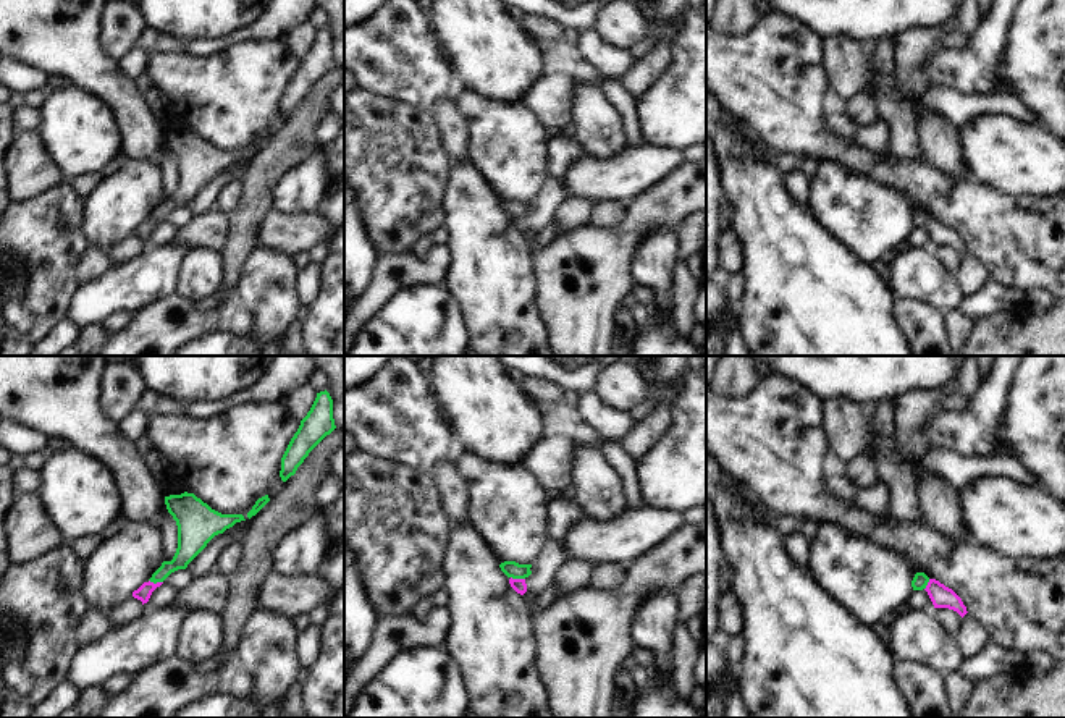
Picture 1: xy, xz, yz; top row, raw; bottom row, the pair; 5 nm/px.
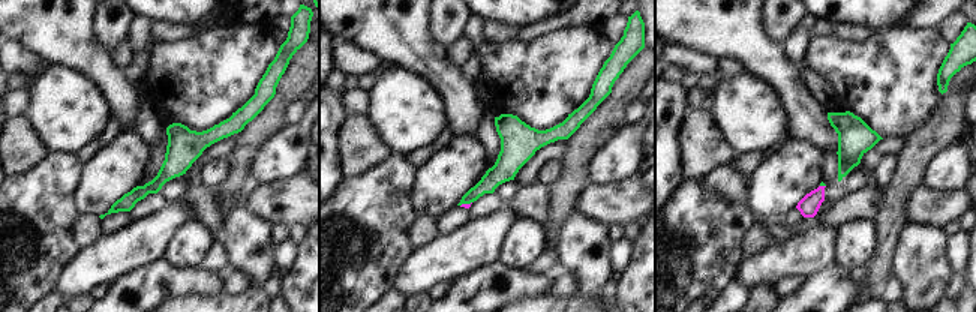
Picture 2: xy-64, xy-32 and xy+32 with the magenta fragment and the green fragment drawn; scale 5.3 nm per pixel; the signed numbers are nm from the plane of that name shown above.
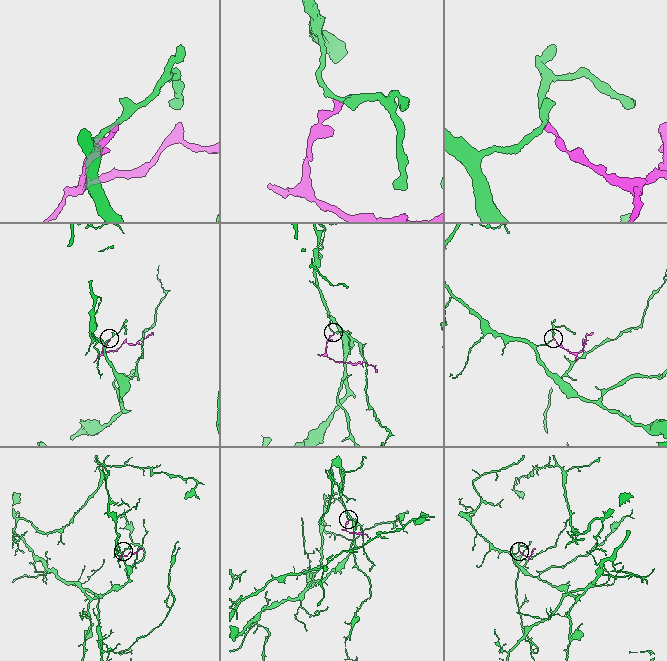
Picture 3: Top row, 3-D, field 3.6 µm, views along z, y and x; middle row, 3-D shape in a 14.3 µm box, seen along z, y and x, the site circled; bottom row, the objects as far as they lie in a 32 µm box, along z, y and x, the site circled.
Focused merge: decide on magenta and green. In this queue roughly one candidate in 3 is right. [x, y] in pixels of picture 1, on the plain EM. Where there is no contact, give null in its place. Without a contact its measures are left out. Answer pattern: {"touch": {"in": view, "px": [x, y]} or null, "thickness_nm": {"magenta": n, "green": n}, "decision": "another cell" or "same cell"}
{"touch": {"in": "xy", "px": [157, 220]}, "thickness_nm": {"magenta": 70, "green": 130}, "decision": "another cell"}

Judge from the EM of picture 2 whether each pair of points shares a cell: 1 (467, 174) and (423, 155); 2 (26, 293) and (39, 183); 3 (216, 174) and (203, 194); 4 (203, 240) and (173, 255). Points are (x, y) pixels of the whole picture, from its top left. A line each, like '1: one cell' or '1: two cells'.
1: two cells
2: one cell
3: two cells
4: one cell

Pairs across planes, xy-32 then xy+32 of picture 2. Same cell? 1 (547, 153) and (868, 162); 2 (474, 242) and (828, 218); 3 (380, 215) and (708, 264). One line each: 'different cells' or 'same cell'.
1: same cell
2: different cells
3: same cell

